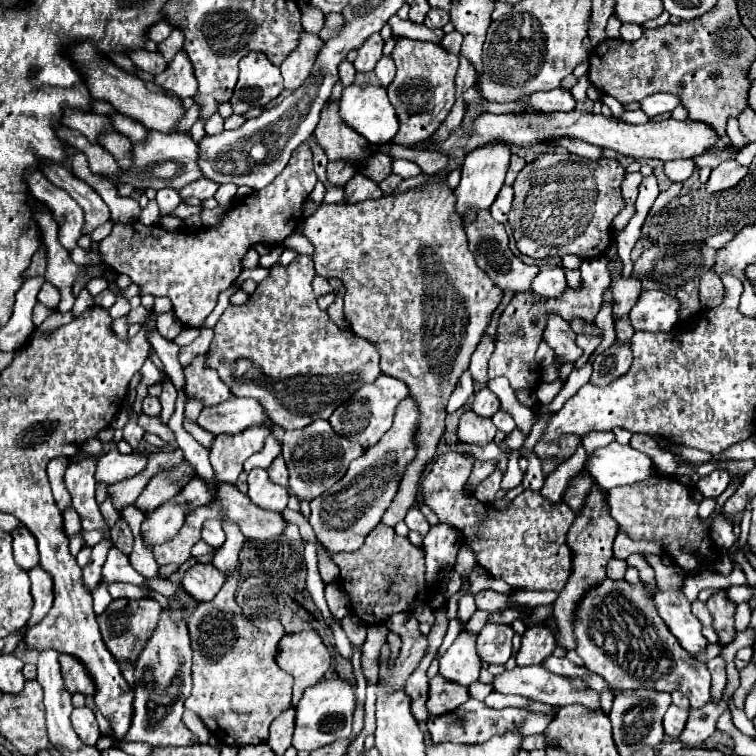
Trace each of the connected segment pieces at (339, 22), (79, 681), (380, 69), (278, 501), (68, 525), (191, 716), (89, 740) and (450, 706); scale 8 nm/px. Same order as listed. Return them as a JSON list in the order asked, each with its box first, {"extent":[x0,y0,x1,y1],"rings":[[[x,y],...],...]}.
[{"extent":[320,14,344,40],"rings":[[[326,14],[324,18],[324,28],[320,30],[320,38],[328,40],[328,36],[333,36],[340,32],[340,26],[344,25],[344,18],[340,14]]]},{"extent":[58,654,96,698],"rings":[[[60,654],[58,662],[60,662],[60,670],[62,670],[62,678],[64,678],[66,690],[70,694],[80,692],[80,694],[92,698],[96,690],[94,690],[92,678],[86,674],[84,666],[78,660],[74,660],[74,656],[68,656],[68,654]]]},{"extent":[374,56,396,86],"rings":[[[382,56],[380,62],[376,64],[374,72],[376,72],[376,76],[380,78],[382,86],[388,86],[388,84],[394,80],[394,74],[396,74],[396,66],[394,66],[392,56]]]},{"extent":[248,468,288,512],"rings":[[[252,468],[248,474],[248,498],[258,508],[282,512],[288,504],[288,490],[270,482],[264,468]]]},{"extent":[64,508,82,538],"rings":[[[70,508],[70,510],[64,514],[64,528],[66,528],[66,532],[68,532],[68,538],[74,536],[74,534],[78,534],[78,532],[82,530],[80,520],[78,520],[78,514],[74,512],[74,508]]]},{"extent":[182,709,211,743],"rings":[[[186,709],[182,715],[182,721],[201,743],[207,743],[208,738],[211,736],[210,730],[195,712]]]},{"extent":[72,706,100,746],"rings":[[[84,706],[84,708],[76,708],[72,712],[72,728],[74,732],[80,736],[80,740],[84,744],[94,746],[96,740],[100,738],[100,728],[98,728],[98,720],[94,716],[94,712]]]},{"extent":[428,676,468,718],"rings":[[[434,676],[430,680],[428,690],[428,718],[442,716],[442,712],[452,712],[454,708],[462,706],[468,700],[468,688],[460,684],[448,684],[442,676]]]}]

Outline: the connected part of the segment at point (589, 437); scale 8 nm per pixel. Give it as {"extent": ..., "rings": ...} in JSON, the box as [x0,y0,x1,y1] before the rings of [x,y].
{"extent":[582,432,614,456],"rings":[[[590,432],[590,434],[586,434],[586,438],[582,438],[582,446],[588,450],[588,456],[594,452],[594,448],[606,446],[610,442],[614,442],[612,432]]]}

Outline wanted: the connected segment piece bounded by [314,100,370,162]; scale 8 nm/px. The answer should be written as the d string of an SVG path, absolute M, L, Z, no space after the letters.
M338 100L328 102L322 108L314 138L326 152L328 160L364 162L366 158L370 158L366 138L358 136L358 132L354 132L354 128L350 128L348 124L342 124L342 118L338 116Z

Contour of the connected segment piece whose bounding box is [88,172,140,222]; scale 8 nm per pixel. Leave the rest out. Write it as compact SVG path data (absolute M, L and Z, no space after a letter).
M90 172L88 184L94 186L96 192L102 196L102 200L108 204L110 214L112 214L112 222L132 222L132 220L138 220L138 216L140 216L140 206L138 206L136 200L118 196L116 188L110 186L108 180L100 178L98 174L92 174L92 172Z

